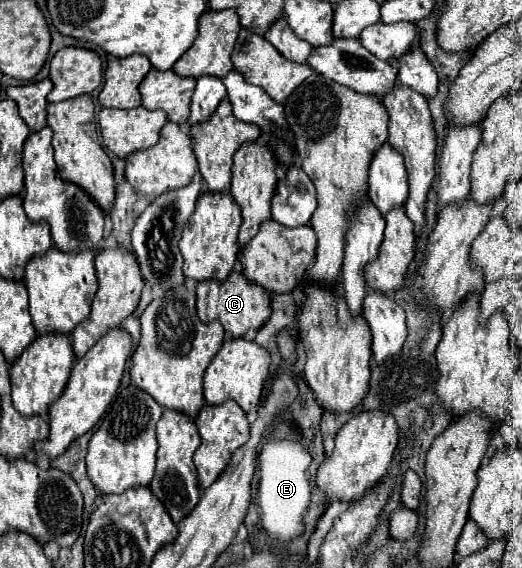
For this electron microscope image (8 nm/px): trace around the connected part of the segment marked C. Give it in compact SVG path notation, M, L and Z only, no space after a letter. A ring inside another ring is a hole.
M231 273L225 281L201 281L197 285L197 315L203 323L219 321L231 337L243 337L269 321L271 299L263 287L249 283L241 273Z

